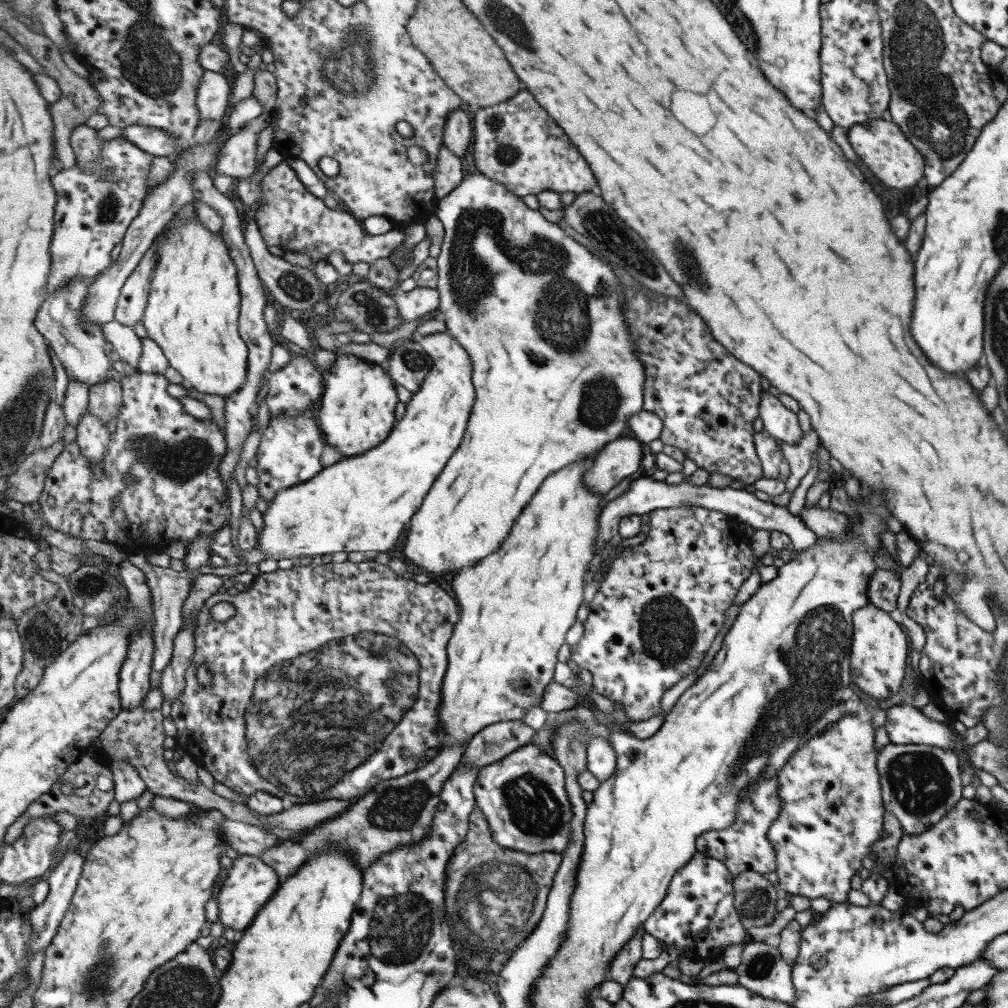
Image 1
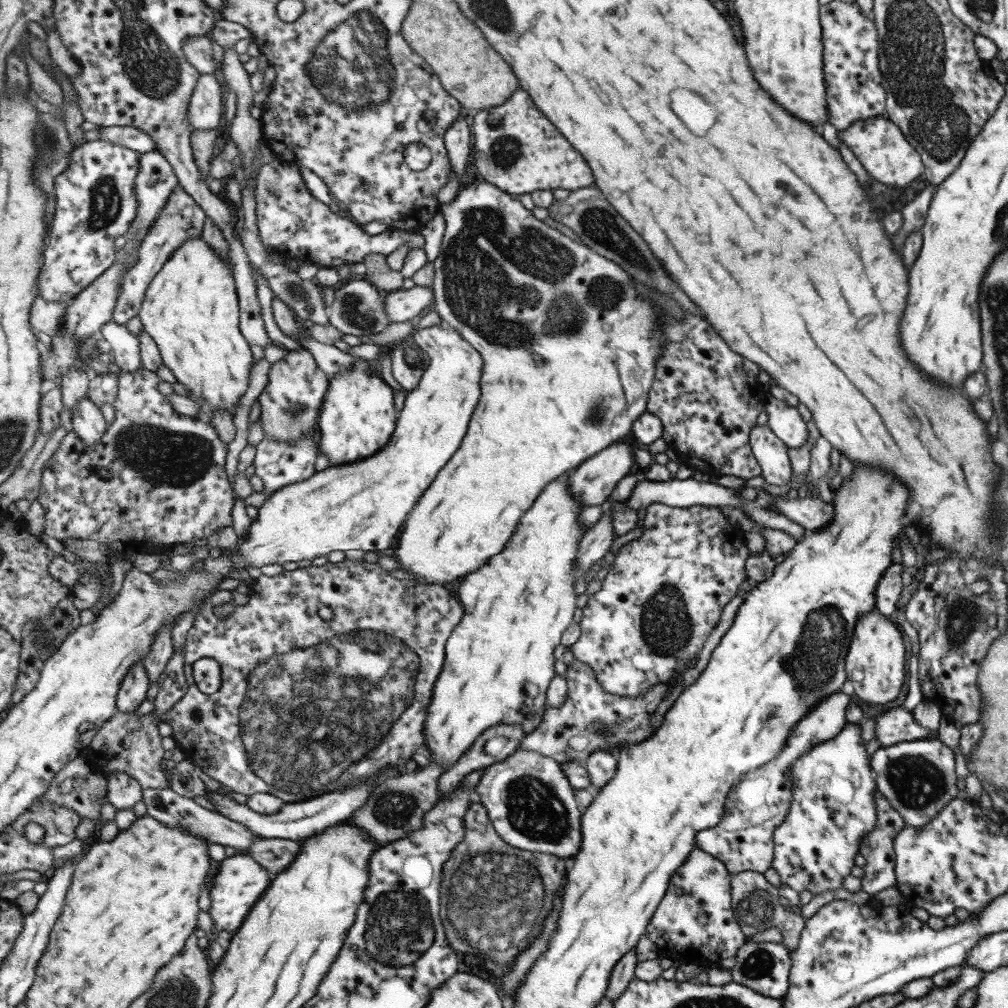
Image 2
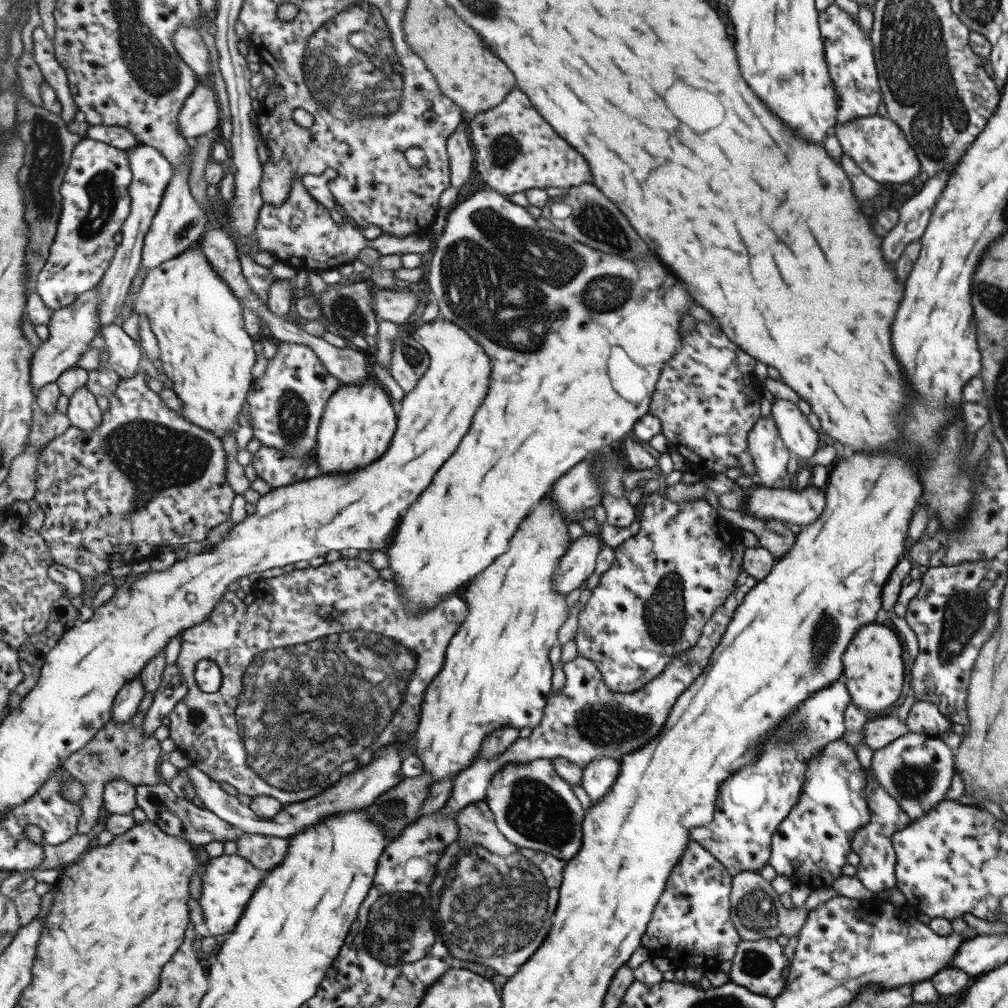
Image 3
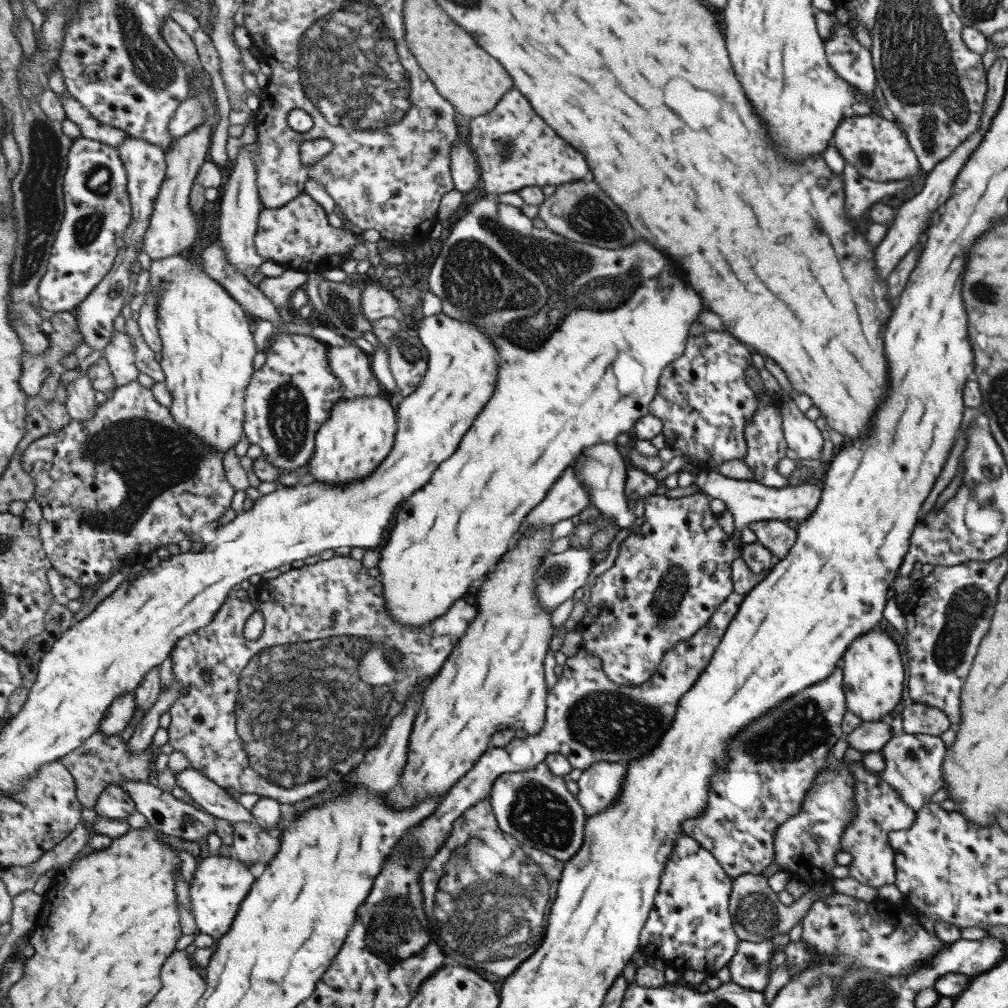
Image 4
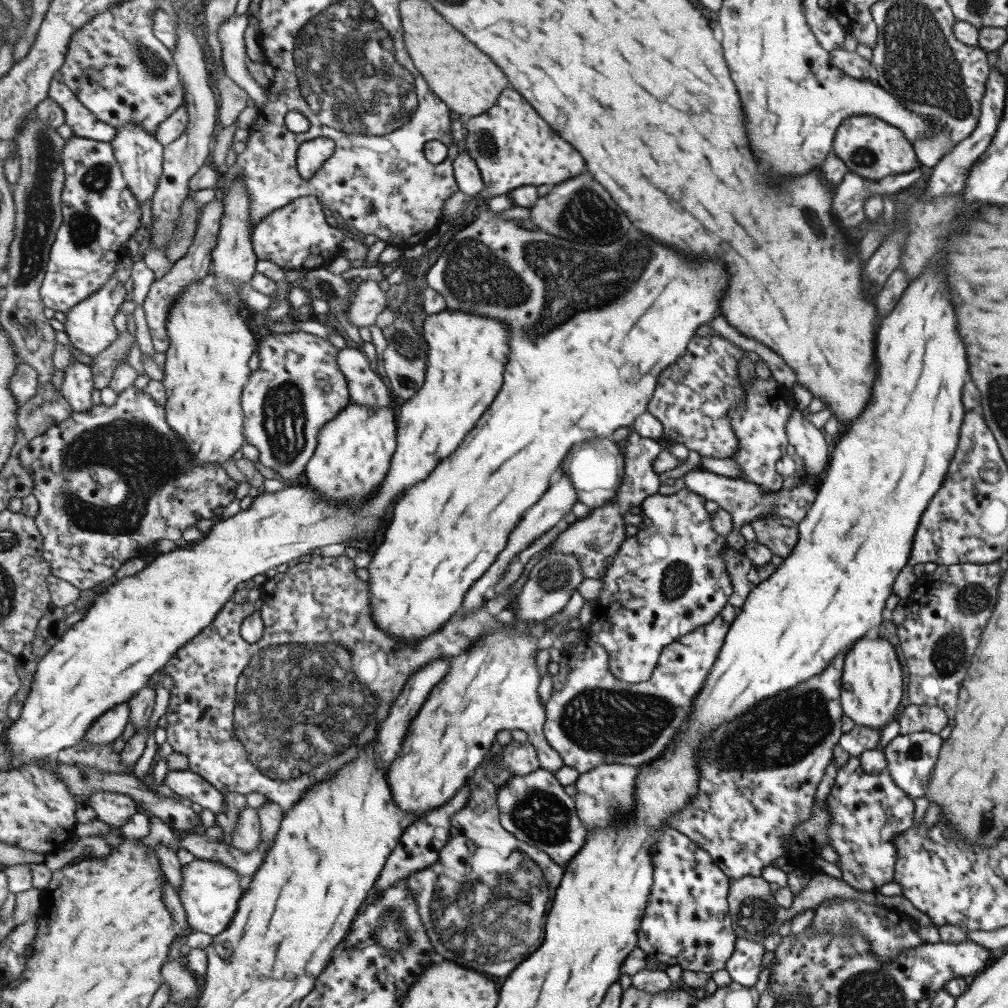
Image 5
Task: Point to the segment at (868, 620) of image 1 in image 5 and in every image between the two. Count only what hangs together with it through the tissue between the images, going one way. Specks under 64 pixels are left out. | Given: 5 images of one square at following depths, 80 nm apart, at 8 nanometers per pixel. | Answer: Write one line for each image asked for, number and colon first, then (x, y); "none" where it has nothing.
2: (874, 664)
3: (872, 668)
4: (872, 674)
5: (870, 680)

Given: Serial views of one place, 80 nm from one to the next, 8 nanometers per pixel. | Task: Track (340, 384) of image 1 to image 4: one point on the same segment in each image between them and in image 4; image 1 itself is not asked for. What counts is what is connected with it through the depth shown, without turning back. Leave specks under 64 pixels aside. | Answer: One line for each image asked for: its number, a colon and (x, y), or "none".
2: (358, 418)
3: (359, 424)
4: (361, 432)

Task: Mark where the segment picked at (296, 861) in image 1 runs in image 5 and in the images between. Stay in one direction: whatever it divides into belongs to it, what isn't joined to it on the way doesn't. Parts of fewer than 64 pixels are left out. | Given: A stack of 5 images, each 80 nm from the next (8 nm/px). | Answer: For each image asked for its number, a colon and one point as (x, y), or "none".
2: (276, 856)
3: (265, 851)
4: (251, 843)
5: (247, 836)

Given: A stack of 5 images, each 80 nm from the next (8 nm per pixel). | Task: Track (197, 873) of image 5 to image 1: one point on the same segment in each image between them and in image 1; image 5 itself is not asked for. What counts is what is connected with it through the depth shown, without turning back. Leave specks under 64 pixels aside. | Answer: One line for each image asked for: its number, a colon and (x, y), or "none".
1: (251, 882)
2: (240, 881)
3: (229, 883)
4: (220, 884)

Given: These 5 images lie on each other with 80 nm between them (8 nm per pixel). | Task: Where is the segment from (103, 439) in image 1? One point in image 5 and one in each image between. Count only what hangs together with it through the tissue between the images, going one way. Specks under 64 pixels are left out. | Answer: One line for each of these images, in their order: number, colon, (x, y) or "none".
2: (88, 422)
3: (83, 410)
4: (80, 398)
5: (78, 384)

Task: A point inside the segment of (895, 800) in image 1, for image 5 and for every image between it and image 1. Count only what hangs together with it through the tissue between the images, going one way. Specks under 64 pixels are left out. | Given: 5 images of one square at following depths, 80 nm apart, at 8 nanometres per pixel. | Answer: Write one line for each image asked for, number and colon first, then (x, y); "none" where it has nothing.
2: (917, 778)
3: (915, 769)
4: (912, 767)
5: (910, 757)

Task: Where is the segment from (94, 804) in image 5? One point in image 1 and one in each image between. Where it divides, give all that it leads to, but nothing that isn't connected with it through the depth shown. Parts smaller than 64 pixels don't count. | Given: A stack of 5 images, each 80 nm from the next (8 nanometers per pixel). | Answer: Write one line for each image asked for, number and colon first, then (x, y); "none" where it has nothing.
1: (129, 784)
2: (124, 791)
3: (120, 796)
4: (115, 802)

